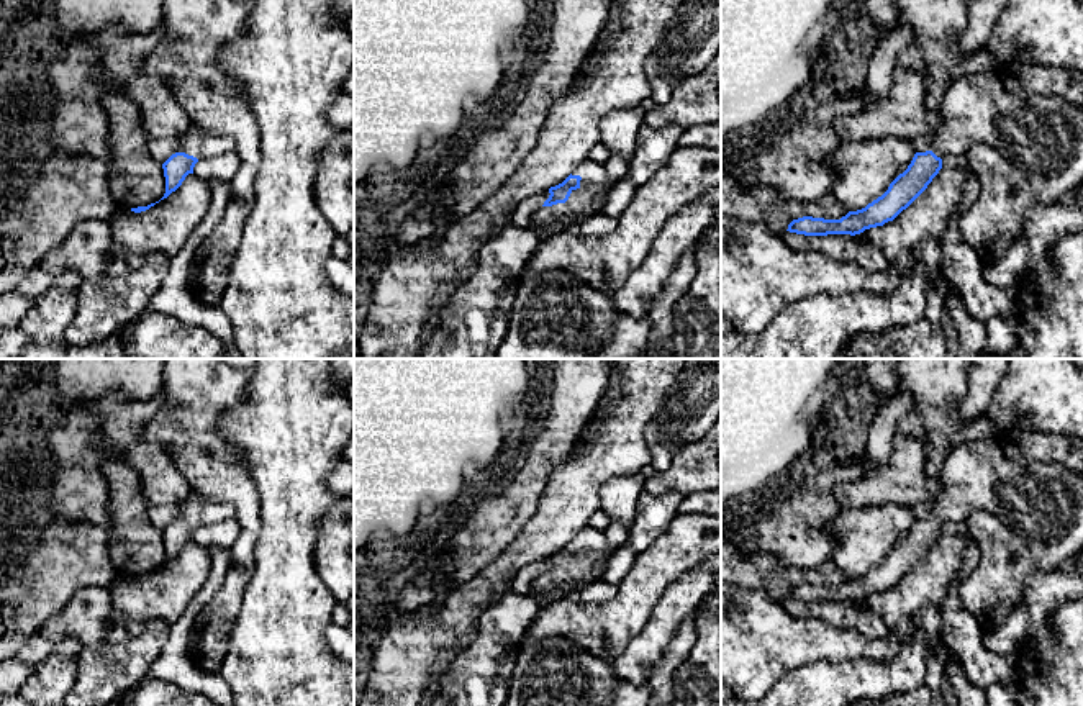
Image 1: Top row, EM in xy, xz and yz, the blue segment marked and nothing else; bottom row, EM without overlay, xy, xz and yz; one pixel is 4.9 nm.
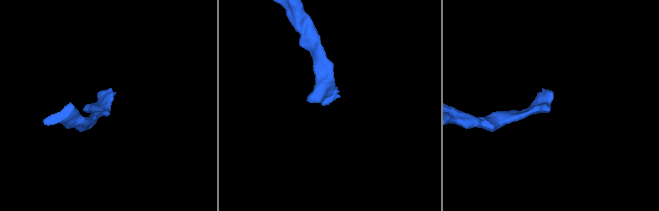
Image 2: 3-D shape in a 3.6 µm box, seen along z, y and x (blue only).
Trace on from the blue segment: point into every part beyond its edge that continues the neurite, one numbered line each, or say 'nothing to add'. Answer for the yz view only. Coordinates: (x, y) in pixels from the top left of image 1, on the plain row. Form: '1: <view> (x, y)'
1: yz (1042, 503)

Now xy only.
1: xy (197, 510)

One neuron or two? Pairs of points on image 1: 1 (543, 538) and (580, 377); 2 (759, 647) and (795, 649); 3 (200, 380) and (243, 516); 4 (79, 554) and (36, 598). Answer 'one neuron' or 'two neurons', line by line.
1: two neurons
2: one neuron
3: one neuron
4: one neuron

